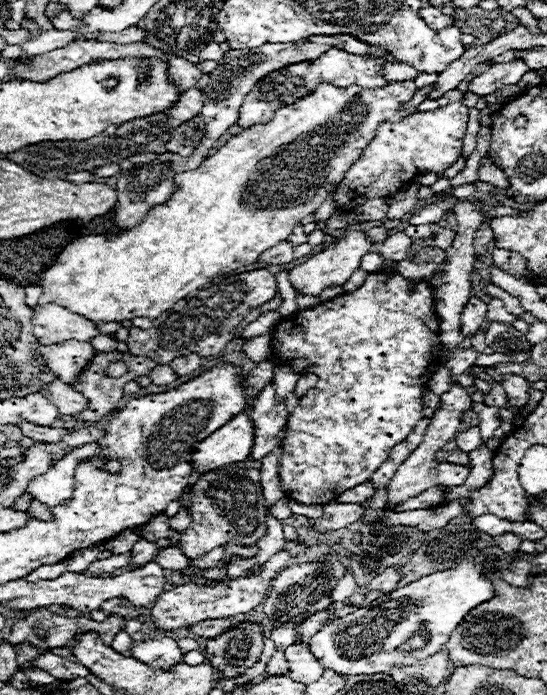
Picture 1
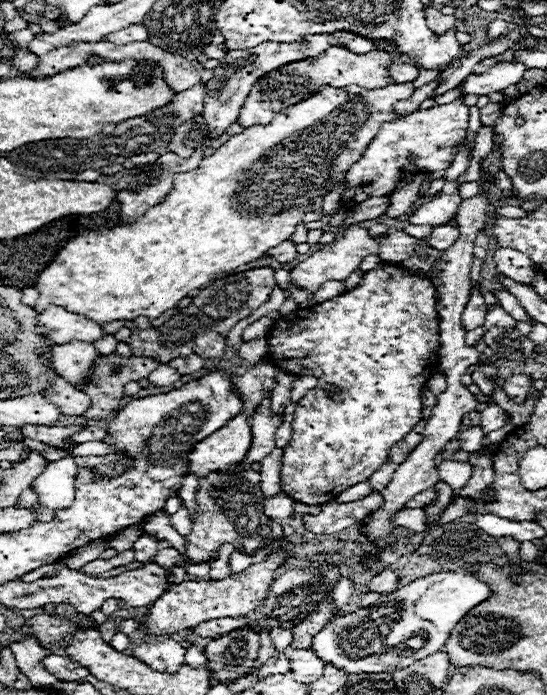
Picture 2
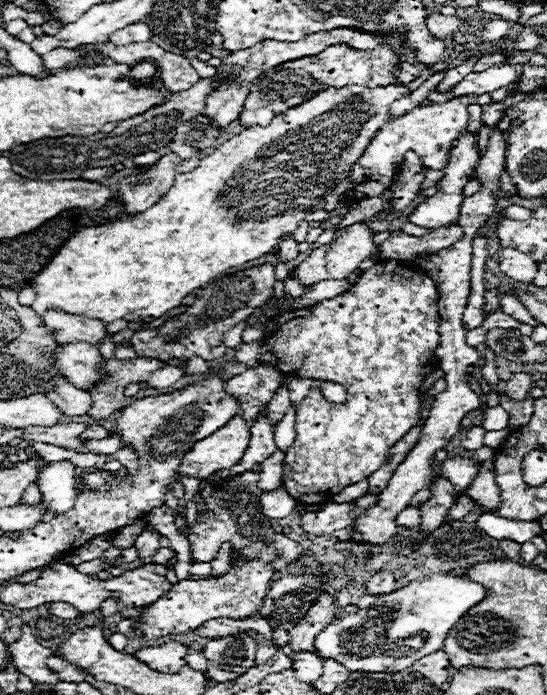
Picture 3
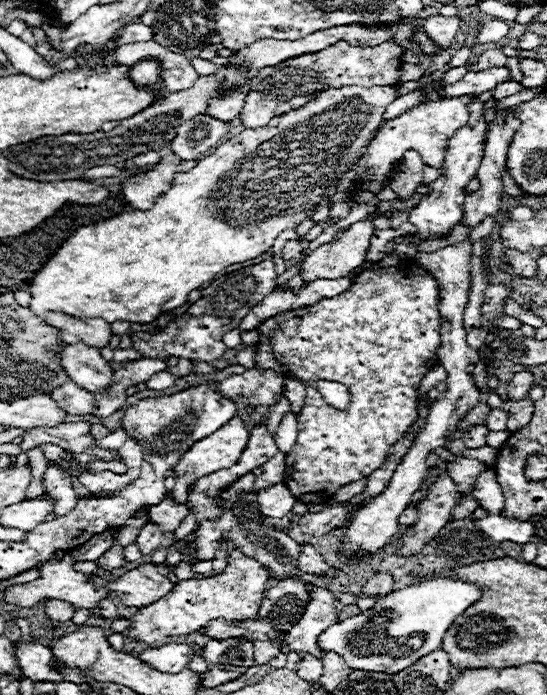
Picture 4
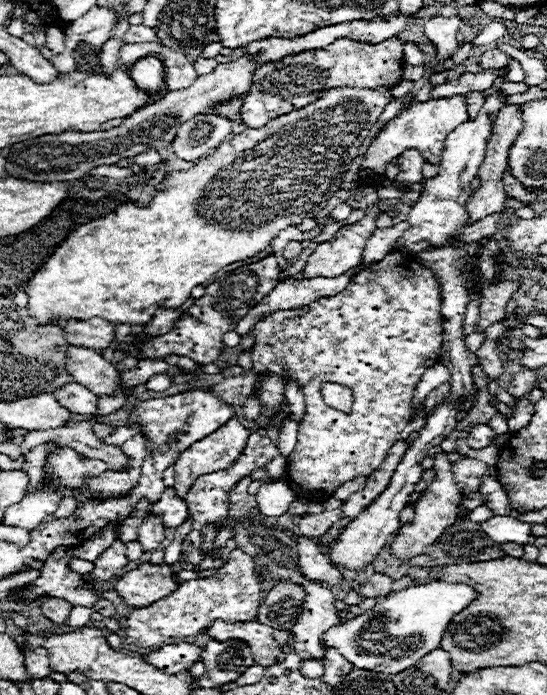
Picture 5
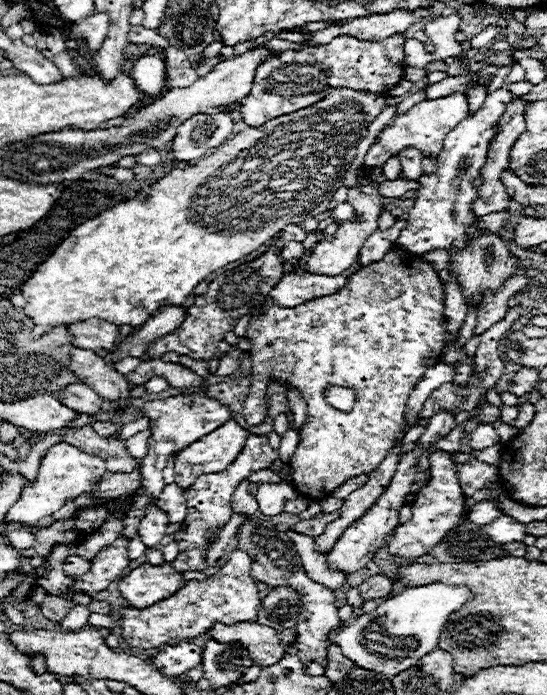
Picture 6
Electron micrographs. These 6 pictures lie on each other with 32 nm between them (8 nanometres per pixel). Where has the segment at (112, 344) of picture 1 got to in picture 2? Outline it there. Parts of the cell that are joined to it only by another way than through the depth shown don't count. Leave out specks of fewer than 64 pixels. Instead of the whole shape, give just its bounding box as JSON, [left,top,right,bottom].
[93,335,117,356]

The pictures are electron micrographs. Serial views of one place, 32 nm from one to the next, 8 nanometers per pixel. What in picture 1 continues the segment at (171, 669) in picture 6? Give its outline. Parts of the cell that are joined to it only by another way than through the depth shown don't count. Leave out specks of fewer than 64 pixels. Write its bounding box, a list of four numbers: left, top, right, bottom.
[132,638,184,670]

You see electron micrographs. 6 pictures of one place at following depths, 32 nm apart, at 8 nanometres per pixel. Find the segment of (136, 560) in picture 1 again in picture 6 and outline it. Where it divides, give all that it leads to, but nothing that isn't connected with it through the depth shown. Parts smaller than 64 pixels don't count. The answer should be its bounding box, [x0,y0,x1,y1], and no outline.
[138,498,168,548]

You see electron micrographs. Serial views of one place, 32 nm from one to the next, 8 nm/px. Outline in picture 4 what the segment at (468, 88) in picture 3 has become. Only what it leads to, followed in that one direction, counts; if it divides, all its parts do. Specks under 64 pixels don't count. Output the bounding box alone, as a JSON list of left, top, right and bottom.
[436,66,510,96]

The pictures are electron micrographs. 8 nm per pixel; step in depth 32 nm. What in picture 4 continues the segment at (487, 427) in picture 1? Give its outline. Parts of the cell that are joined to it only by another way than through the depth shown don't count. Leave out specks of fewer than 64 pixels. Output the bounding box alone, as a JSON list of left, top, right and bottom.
[486,410,508,432]

